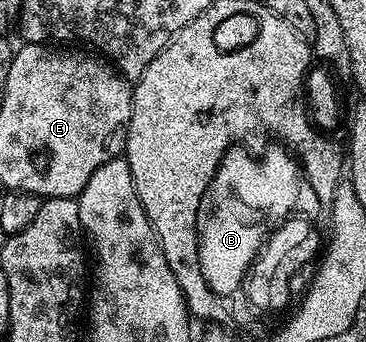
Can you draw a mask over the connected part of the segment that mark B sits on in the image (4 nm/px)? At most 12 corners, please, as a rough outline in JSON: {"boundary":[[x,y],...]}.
{"boundary":[[227,150],[198,262],[216,296],[242,288],[263,228],[296,206],[298,160]]}

